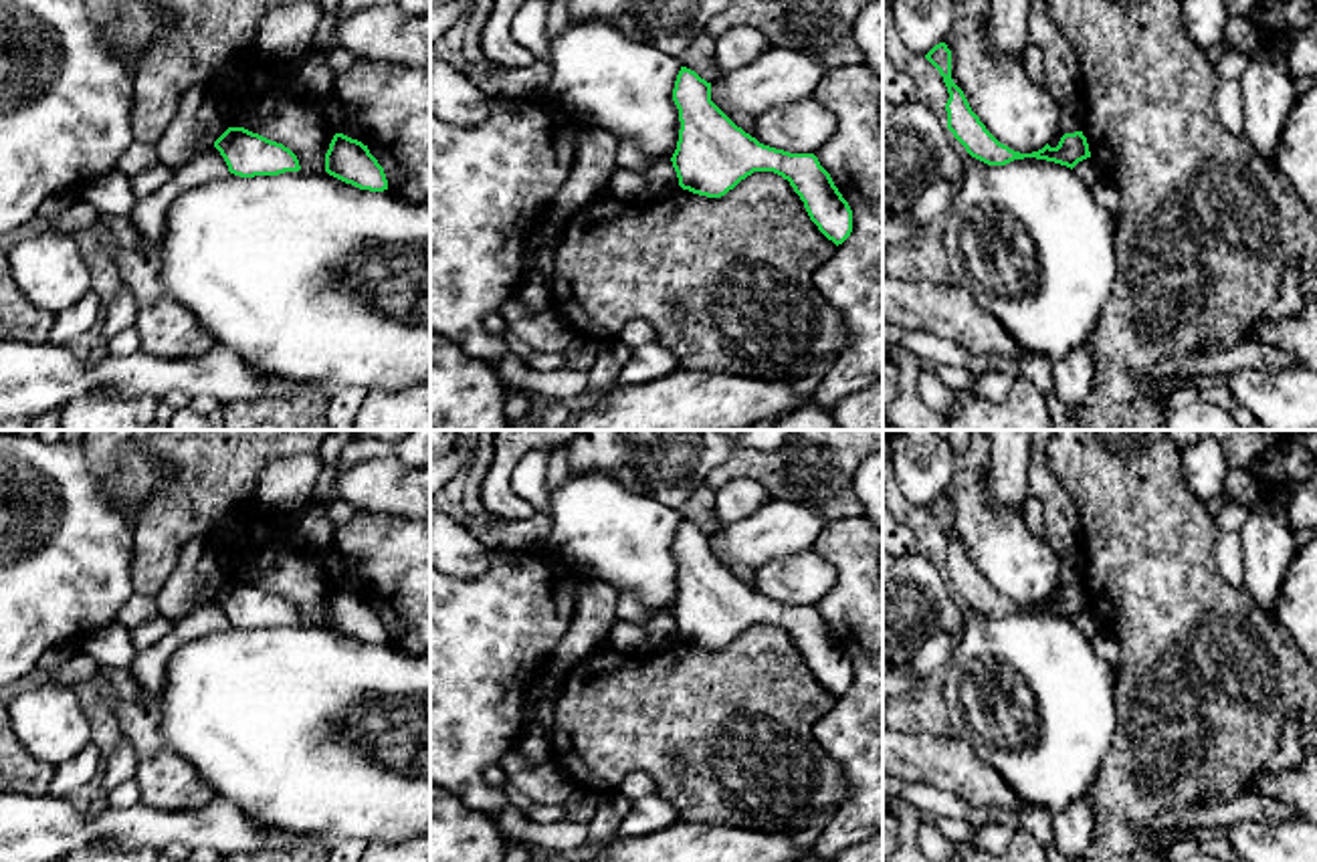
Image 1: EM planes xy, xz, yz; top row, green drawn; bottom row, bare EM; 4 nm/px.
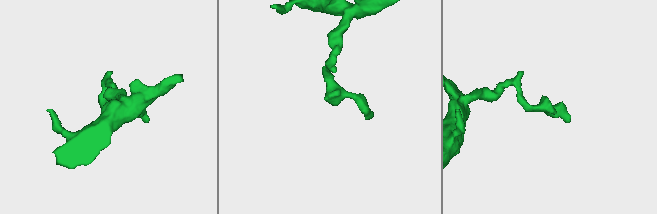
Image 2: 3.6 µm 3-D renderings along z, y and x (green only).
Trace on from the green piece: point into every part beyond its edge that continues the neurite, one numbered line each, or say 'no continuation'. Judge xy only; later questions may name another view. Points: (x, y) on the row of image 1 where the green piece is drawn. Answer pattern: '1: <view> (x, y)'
no continuation

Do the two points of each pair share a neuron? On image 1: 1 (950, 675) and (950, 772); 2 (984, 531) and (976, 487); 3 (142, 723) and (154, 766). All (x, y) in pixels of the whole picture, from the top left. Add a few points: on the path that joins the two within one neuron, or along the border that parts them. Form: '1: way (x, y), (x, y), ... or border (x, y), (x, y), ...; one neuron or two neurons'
1: border (956, 735), (992, 768); two neurons
2: way (976, 521), (976, 497); one neuron
3: way (144, 733), (150, 756); one neuron

